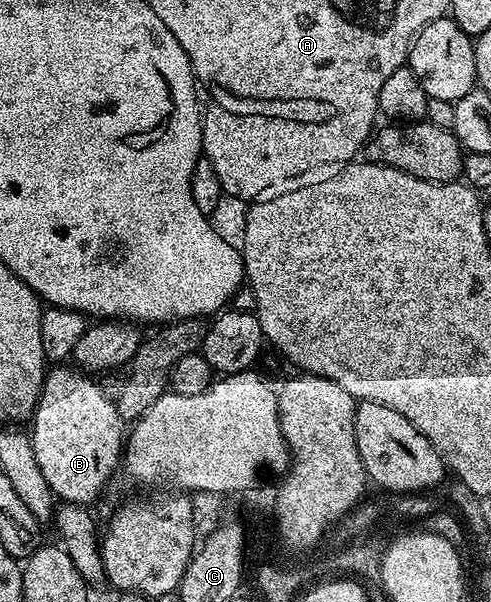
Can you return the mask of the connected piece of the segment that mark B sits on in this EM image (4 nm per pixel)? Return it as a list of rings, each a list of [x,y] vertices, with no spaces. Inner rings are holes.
[[[67,364],[56,365],[46,371],[39,403],[29,422],[29,433],[33,456],[37,456],[37,465],[40,466],[56,499],[59,502],[72,502],[77,506],[90,507],[91,502],[98,500],[99,493],[106,488],[115,466],[117,470],[120,465],[125,449],[125,423],[120,418],[114,401],[102,395],[99,383],[94,377]]]

